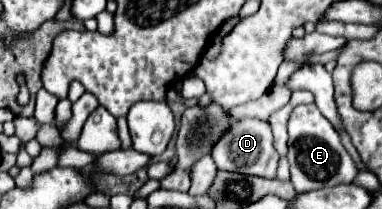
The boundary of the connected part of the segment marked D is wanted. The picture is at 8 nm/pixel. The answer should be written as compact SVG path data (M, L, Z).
M252 118L234 122L228 128L228 132L224 132L220 142L216 142L216 146L212 148L212 158L218 166L218 170L252 174L252 176L262 176L262 178L276 178L278 152L272 146L270 124L264 120L252 120Z

